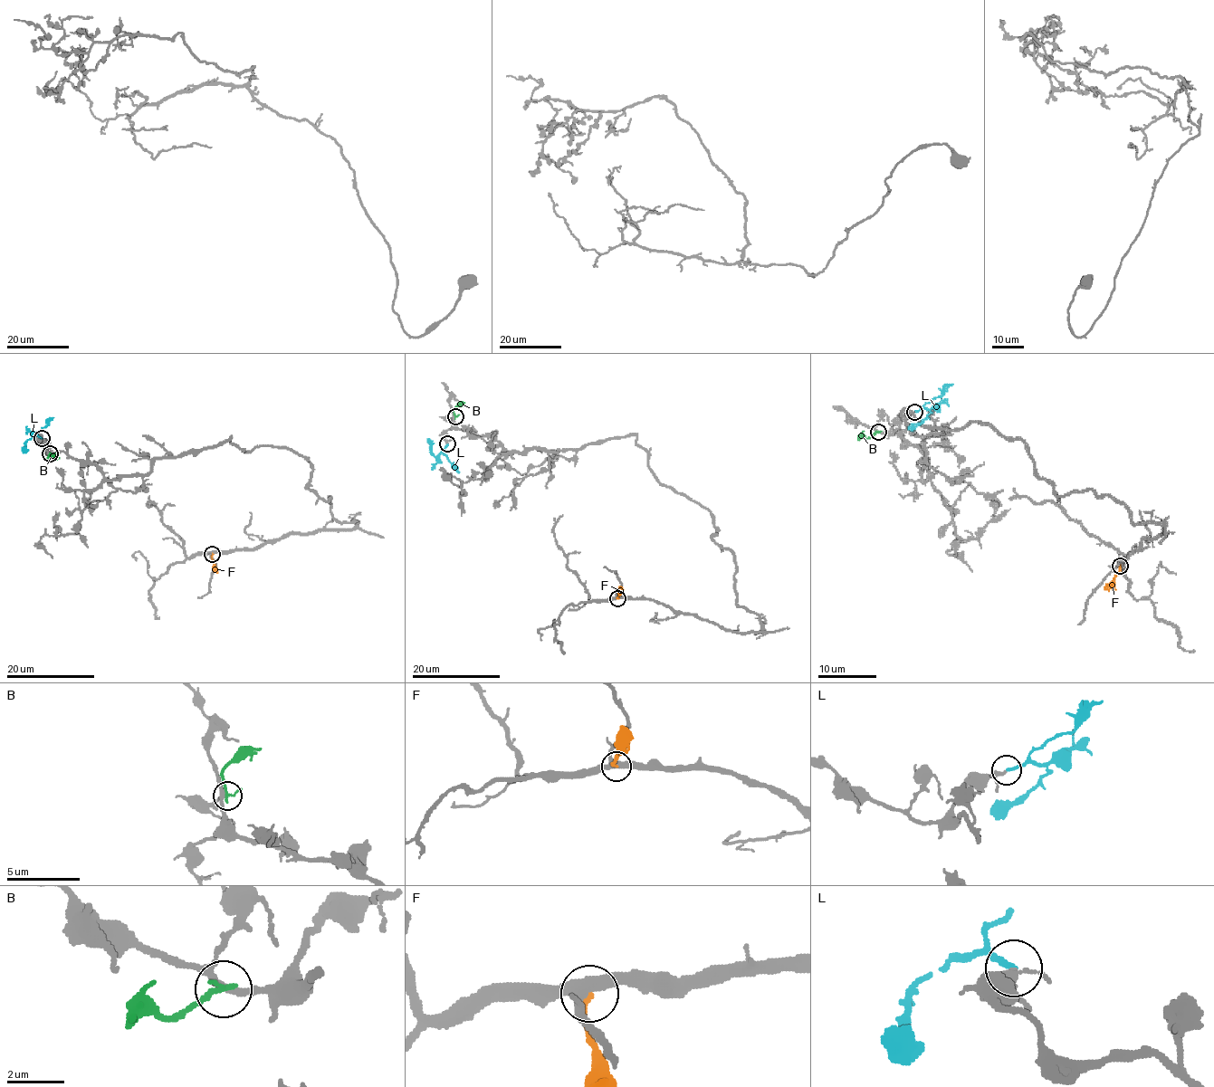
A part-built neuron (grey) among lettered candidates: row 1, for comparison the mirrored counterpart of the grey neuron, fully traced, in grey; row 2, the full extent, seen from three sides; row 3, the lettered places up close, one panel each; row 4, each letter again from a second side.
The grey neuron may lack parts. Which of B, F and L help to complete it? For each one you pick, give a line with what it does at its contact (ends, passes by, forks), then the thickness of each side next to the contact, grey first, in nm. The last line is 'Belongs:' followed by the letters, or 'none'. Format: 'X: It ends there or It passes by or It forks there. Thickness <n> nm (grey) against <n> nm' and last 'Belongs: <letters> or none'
L: It ends there. Thickness 160 nm (grey) against 220 nm
Belongs: L

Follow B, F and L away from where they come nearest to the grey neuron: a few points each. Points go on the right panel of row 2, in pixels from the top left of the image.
B: (878, 433), (859, 438)
F: (1120, 566), (1108, 591)
L: (915, 412), (953, 384)

